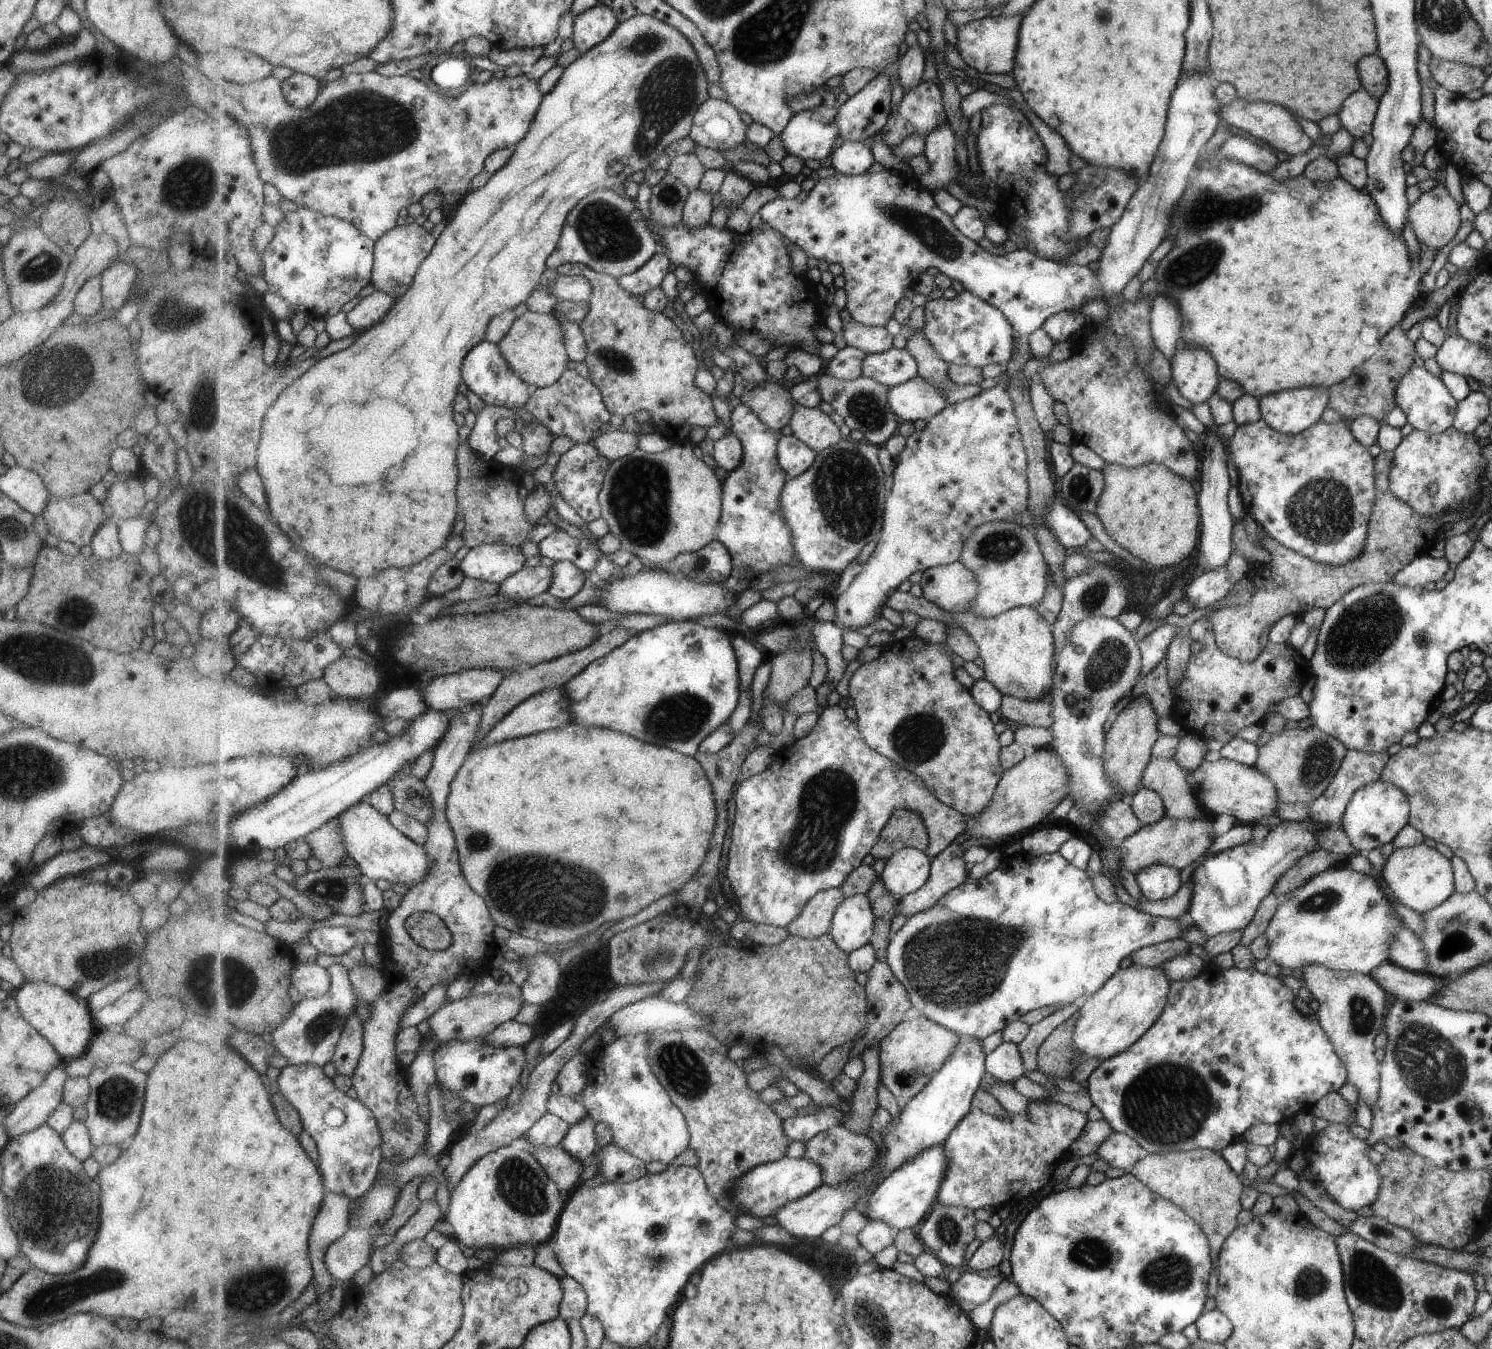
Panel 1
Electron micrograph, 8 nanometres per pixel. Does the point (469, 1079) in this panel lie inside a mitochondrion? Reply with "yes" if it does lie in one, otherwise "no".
yes

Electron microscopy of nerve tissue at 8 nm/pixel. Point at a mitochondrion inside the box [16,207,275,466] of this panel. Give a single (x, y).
(52, 373)

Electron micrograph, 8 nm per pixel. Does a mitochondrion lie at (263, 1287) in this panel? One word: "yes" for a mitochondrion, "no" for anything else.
yes

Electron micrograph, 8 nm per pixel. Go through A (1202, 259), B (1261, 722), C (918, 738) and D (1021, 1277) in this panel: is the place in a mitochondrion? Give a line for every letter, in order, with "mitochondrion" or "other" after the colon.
A: mitochondrion
B: other
C: mitochondrion
D: other

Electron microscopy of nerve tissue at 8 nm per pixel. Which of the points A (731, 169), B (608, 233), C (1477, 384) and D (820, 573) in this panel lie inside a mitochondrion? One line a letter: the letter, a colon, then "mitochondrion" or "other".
A: other
B: mitochondrion
C: other
D: other

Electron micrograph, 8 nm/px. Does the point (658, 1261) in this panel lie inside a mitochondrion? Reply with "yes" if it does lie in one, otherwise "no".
yes

